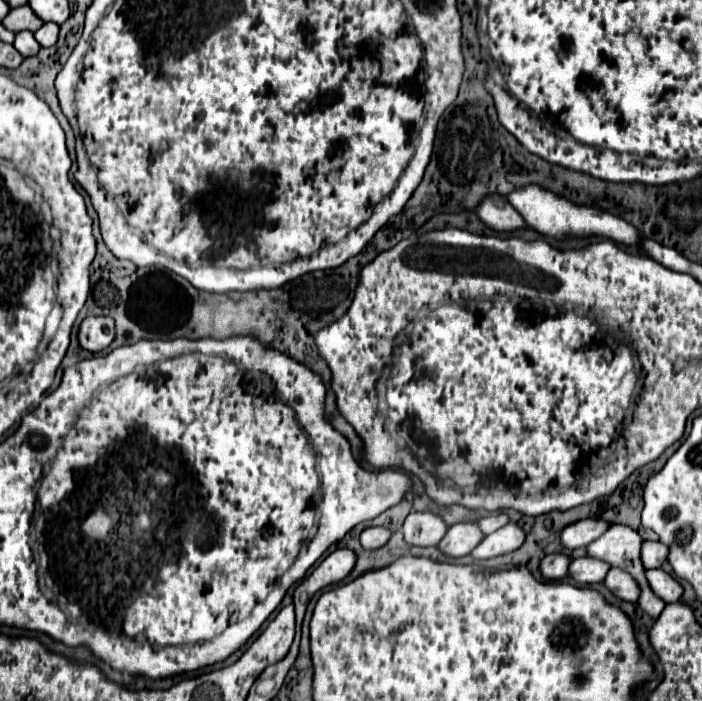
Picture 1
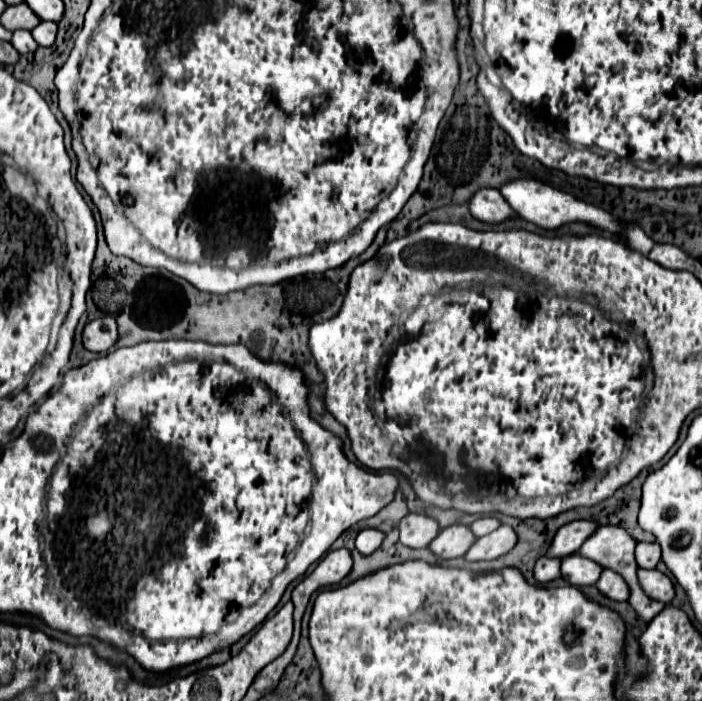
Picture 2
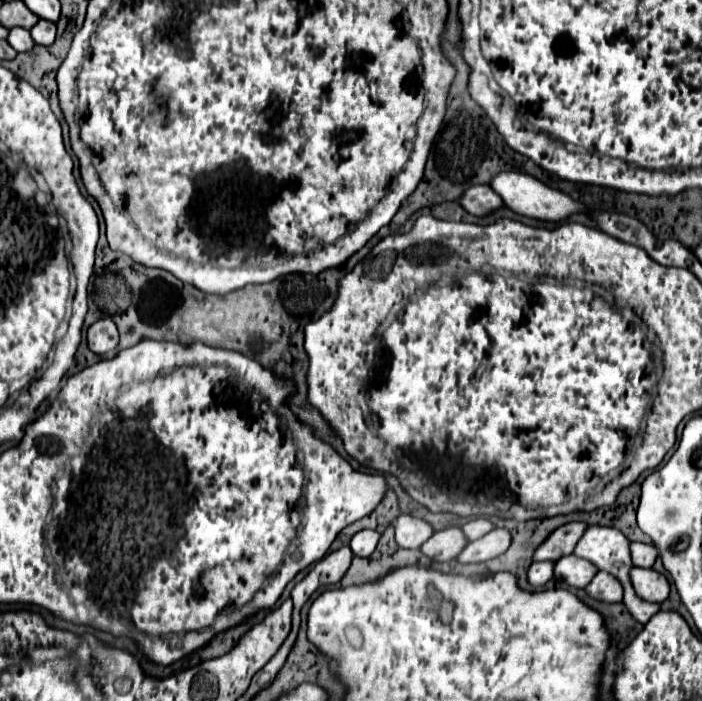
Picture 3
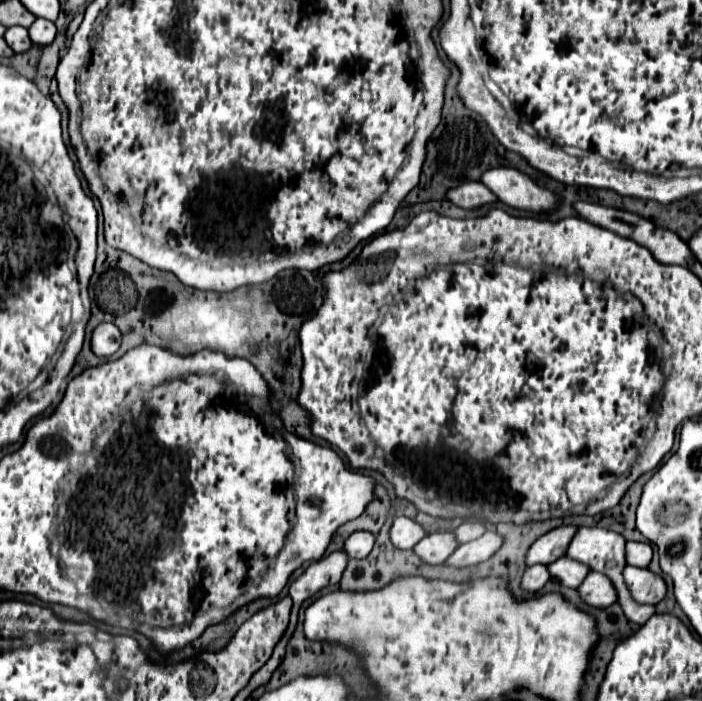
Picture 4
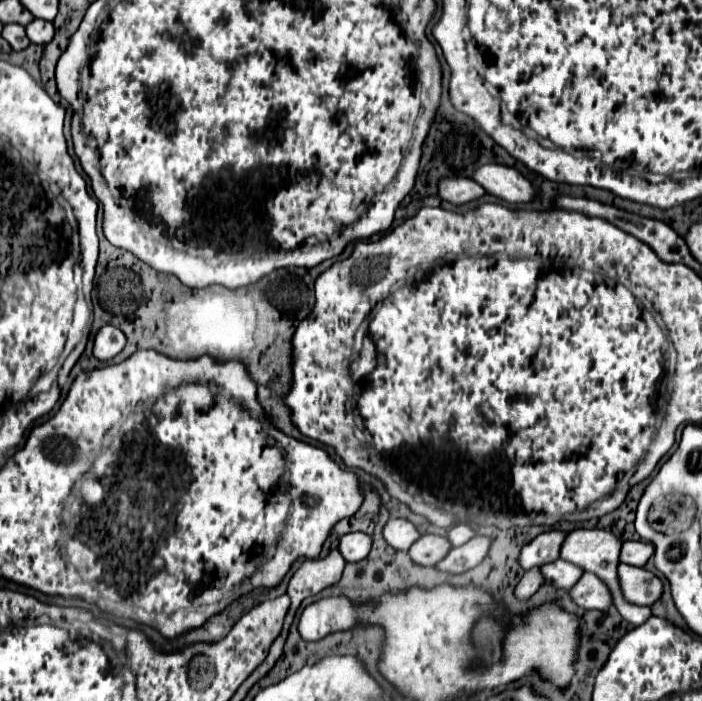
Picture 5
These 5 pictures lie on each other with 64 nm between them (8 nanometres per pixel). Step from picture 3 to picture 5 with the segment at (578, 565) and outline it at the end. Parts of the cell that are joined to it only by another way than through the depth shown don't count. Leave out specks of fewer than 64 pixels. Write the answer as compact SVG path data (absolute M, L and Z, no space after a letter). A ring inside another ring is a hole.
M556 560L556 562L550 562L550 564L544 564L540 568L544 580L556 588L572 588L572 584L576 584L576 580L582 576L582 570L574 564L568 564L566 560Z

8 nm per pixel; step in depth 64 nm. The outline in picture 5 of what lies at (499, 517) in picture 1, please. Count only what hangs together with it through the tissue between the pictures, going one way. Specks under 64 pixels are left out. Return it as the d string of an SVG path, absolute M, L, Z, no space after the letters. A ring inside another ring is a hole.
M456 524L456 526L450 528L448 534L446 534L446 538L448 538L448 542L450 542L452 546L460 546L460 544L468 542L472 536L474 536L474 530L472 530L468 524Z

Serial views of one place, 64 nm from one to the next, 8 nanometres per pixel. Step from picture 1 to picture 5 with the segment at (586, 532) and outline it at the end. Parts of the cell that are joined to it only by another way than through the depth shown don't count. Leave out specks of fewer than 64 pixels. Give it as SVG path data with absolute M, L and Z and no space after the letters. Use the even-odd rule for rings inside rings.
M550 530L550 532L536 536L526 546L522 546L522 550L518 554L518 564L522 566L522 570L532 570L536 566L558 560L558 552L564 542L564 536L566 536L564 532Z

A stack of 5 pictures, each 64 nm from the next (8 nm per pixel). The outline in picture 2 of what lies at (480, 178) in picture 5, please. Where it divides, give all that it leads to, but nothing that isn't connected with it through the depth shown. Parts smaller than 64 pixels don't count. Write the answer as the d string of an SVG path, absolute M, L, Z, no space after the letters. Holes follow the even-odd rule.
M516 178L516 180L508 180L500 186L500 194L506 198L506 202L512 206L512 210L522 216L528 222L534 222L540 228L546 230L554 230L560 228L566 222L574 222L574 220L582 220L582 222L590 222L602 230L608 230L612 234L620 232L620 224L616 218L612 218L608 212L586 204L582 200L576 200L572 194L566 194L562 190L556 190L544 182L538 182L534 178Z

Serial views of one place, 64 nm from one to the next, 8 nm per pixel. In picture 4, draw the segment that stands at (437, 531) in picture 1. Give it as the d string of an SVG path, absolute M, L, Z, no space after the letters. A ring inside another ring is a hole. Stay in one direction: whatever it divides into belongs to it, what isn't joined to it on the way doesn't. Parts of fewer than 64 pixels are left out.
M398 516L394 518L394 524L390 528L390 540L396 548L400 550L410 550L414 548L414 544L418 544L422 538L426 536L426 532L422 530L420 524L416 524L414 520L406 518L406 516Z

